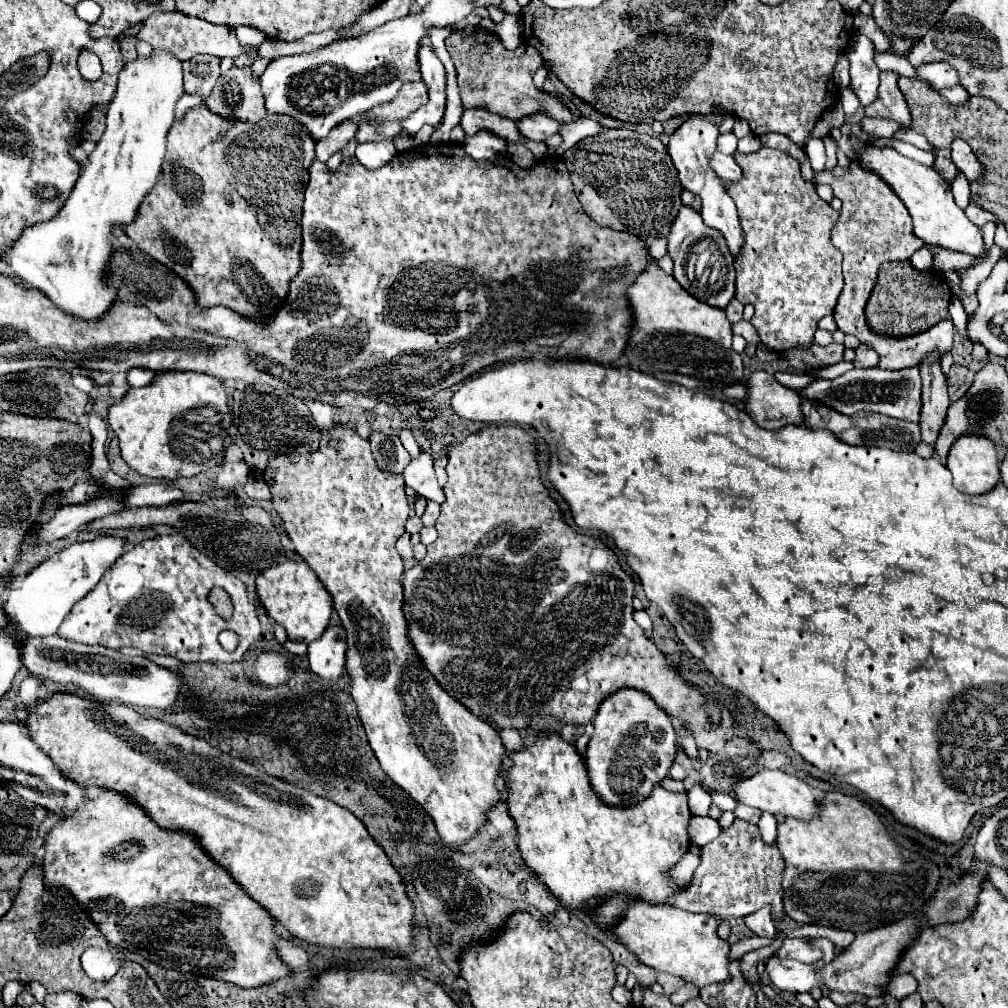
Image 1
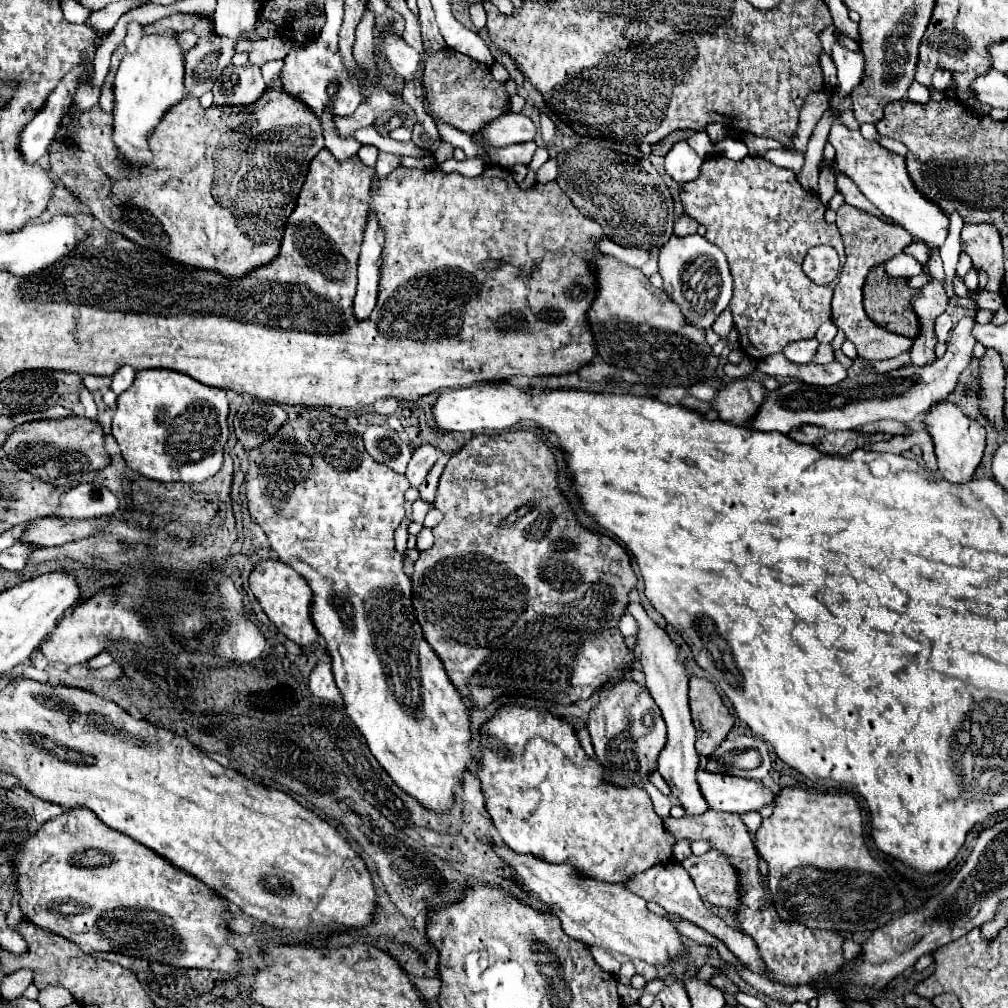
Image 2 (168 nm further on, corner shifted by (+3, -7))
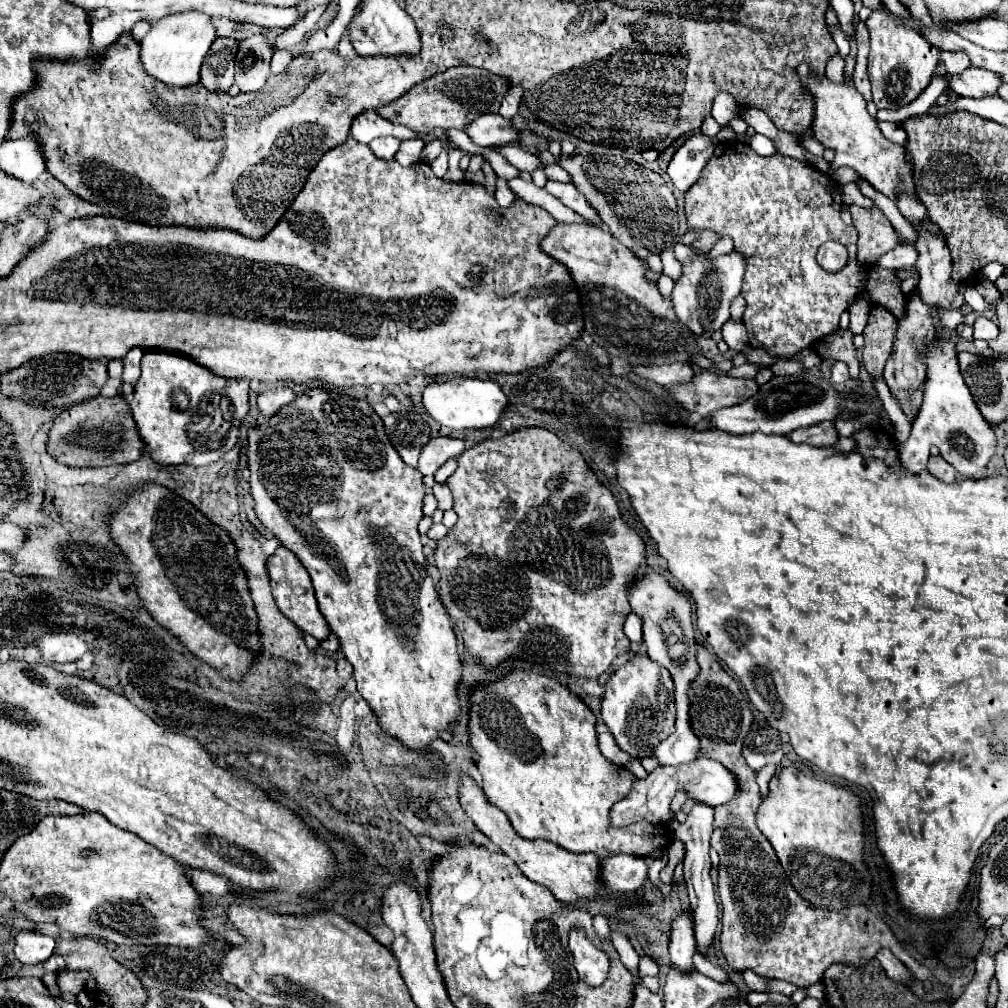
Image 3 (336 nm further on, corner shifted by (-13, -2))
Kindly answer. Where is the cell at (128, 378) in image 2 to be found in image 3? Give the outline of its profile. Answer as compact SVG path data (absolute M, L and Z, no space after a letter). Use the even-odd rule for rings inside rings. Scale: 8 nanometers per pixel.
M132 349L126 357L124 357L124 383L136 385L138 377L140 377L140 359L142 359L144 351L142 349Z

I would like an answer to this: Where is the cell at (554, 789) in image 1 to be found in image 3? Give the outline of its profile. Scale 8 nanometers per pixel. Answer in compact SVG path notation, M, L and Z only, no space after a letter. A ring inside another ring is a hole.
M518 669L518 671L512 671L510 675L506 675L502 681L478 685L474 689L474 693L470 695L470 703L472 703L472 709L470 709L470 745L480 755L476 767L478 767L480 775L482 775L482 789L486 793L488 801L508 815L514 831L520 833L520 837L524 837L524 839L546 839L546 841L552 841L552 843L556 843L558 847L562 847L562 849L566 849L570 853L594 853L600 859L612 857L612 855L620 855L620 853L634 855L634 857L646 857L646 855L650 855L654 851L668 849L668 845L672 843L672 829L668 825L640 821L640 823L632 823L628 827L614 827L610 823L610 809L612 809L612 805L622 801L630 793L630 789L632 789L632 785L636 783L638 777L632 775L626 767L614 765L604 755L600 755L598 741L596 741L596 731L594 731L594 725L596 725L594 713L574 693L570 693L566 687L562 687L558 681L542 677L542 675L534 673L534 671Z

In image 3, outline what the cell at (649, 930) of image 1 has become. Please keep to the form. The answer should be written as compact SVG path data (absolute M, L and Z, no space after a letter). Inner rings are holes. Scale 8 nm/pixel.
M460 775L460 803L464 807L464 811L468 813L468 817L476 823L476 827L494 843L498 845L520 869L522 873L534 881L544 885L558 901L566 903L566 905L578 905L582 901L610 901L616 907L640 907L642 897L638 897L638 893L634 895L624 895L618 891L612 891L608 887L602 885L600 879L600 859L594 853L566 853L564 849L560 849L558 845L544 841L544 839L522 839L518 833L514 833L508 817L504 811L496 809L492 803L488 803L488 799L484 797L482 789L476 785L474 779L470 779L468 775Z

